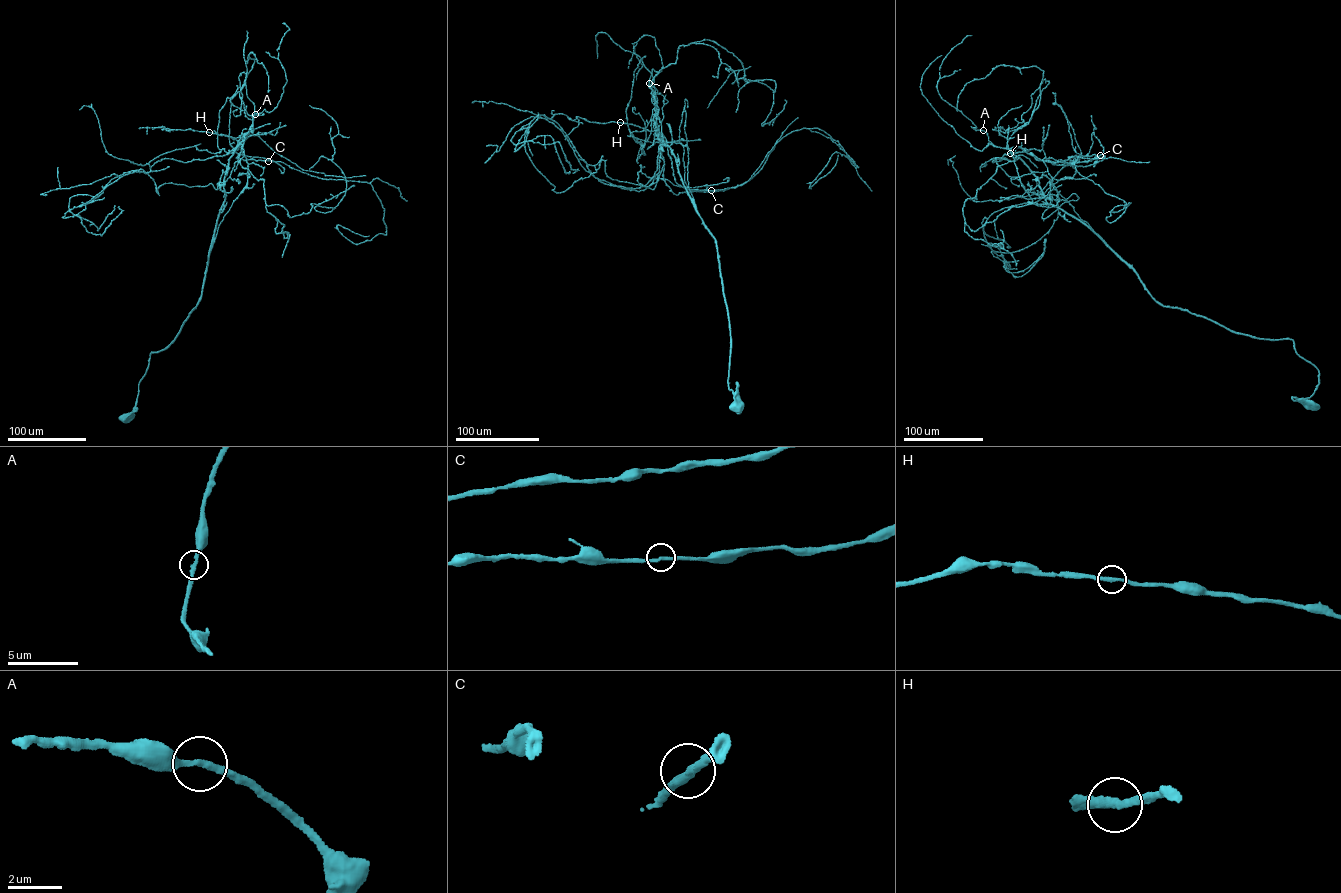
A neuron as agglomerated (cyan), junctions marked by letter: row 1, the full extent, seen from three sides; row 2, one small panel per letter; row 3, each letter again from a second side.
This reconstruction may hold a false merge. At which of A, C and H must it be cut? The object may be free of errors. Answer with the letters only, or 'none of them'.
none of them

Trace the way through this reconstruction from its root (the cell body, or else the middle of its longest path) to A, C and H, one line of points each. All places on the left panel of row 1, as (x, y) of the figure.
A: (126, 417), (134, 411), (150, 354), (171, 343), (198, 304), (225, 199), (225, 171), (255, 113)
C: (126, 417), (150, 354), (171, 343), (198, 304), (219, 225), (250, 176), (242, 152), (236, 157), (268, 161)
H: (126, 417), (134, 411), (150, 354), (171, 343), (197, 305), (219, 225), (250, 176), (240, 135), (209, 132)

